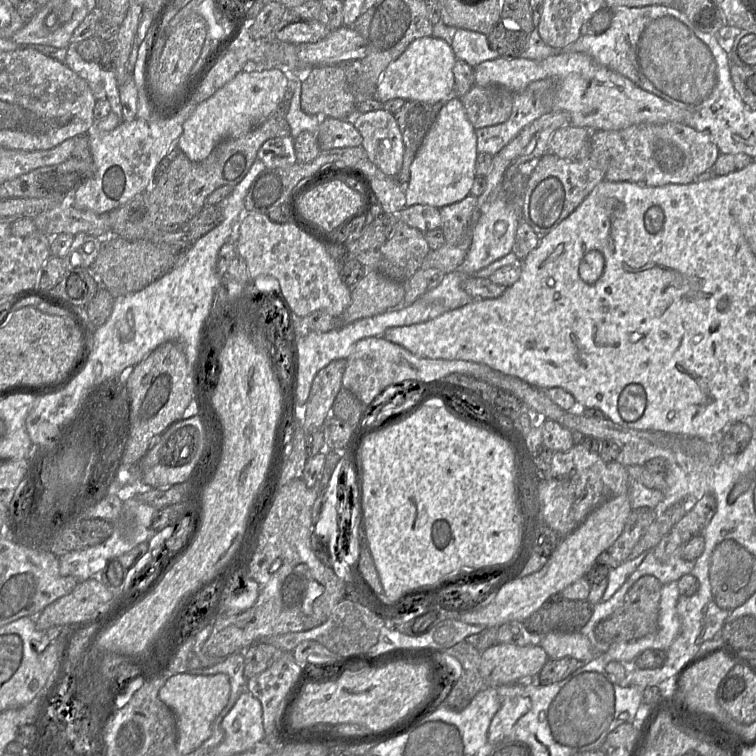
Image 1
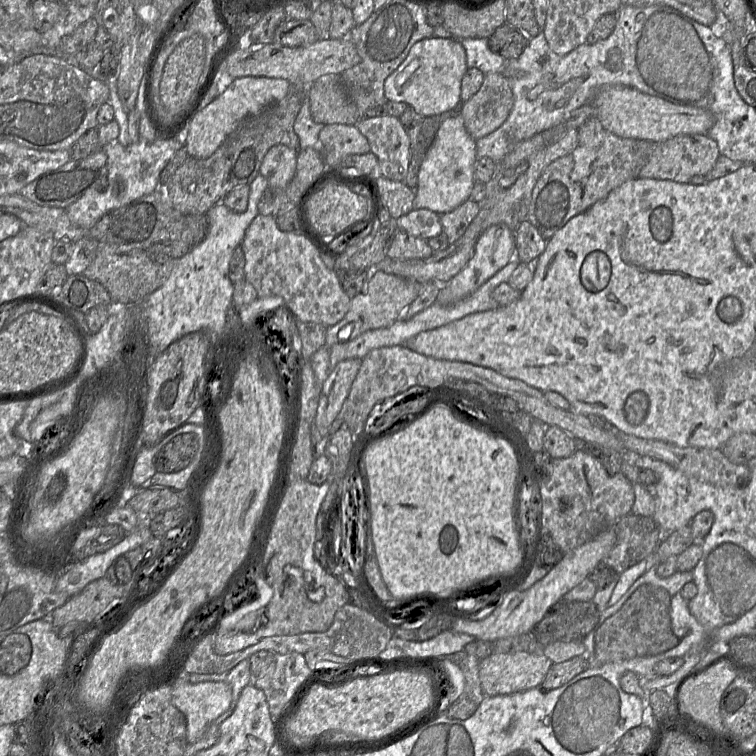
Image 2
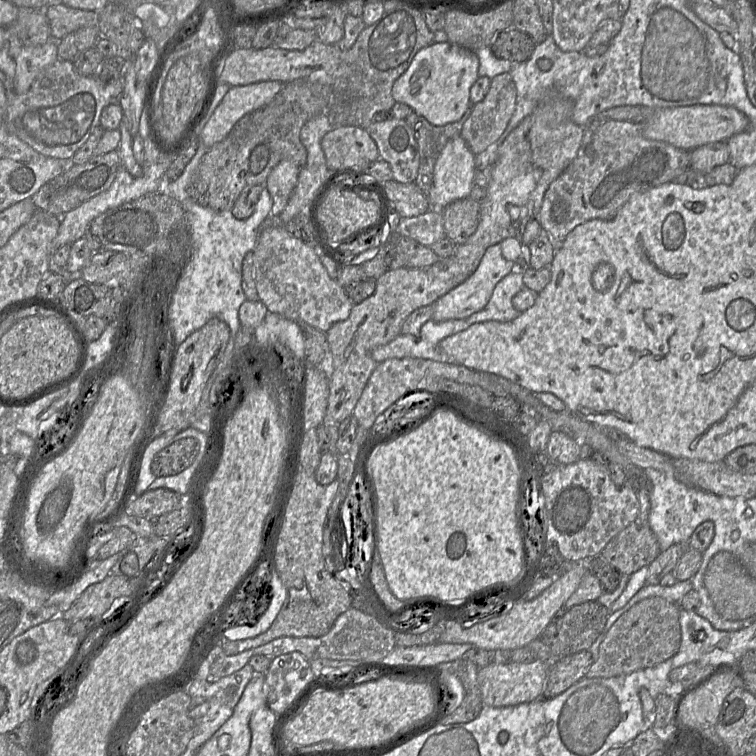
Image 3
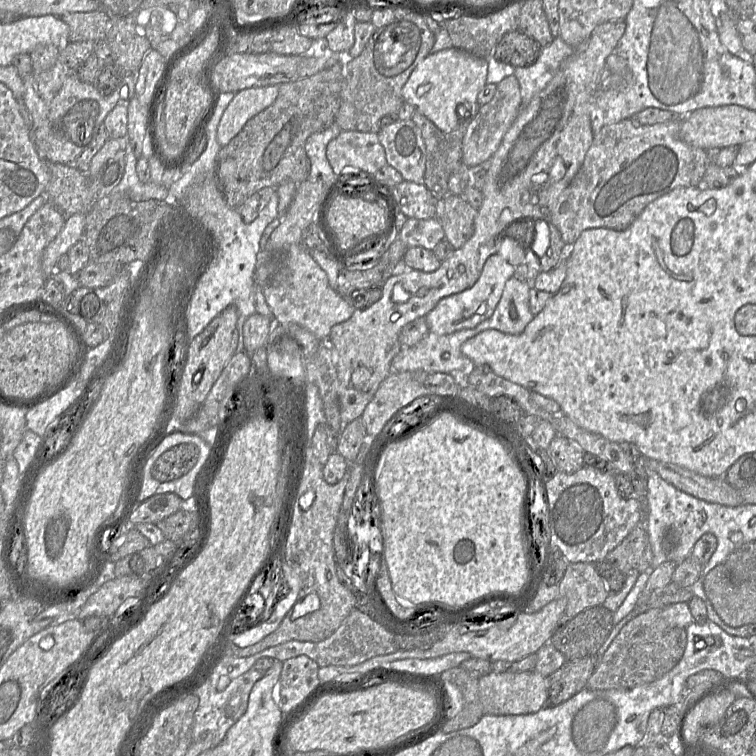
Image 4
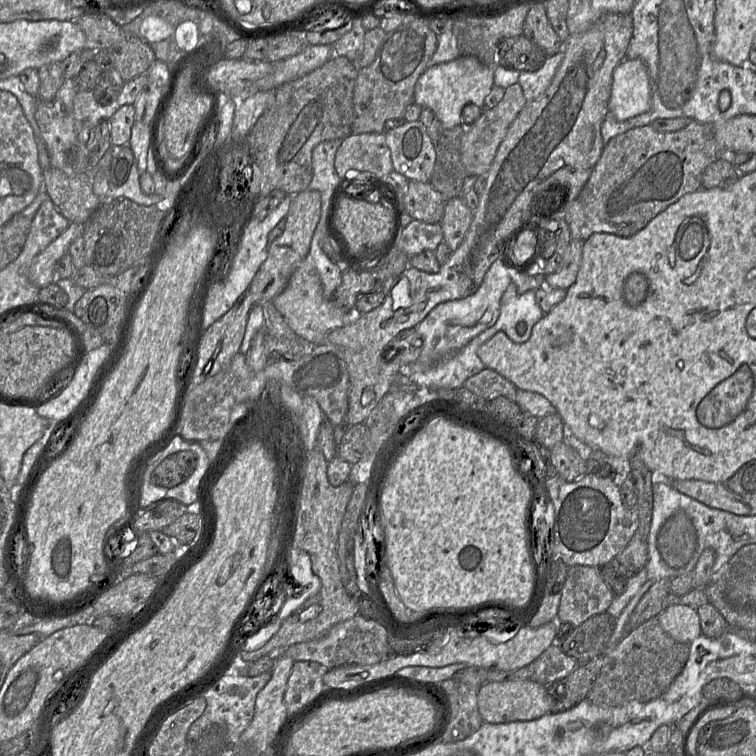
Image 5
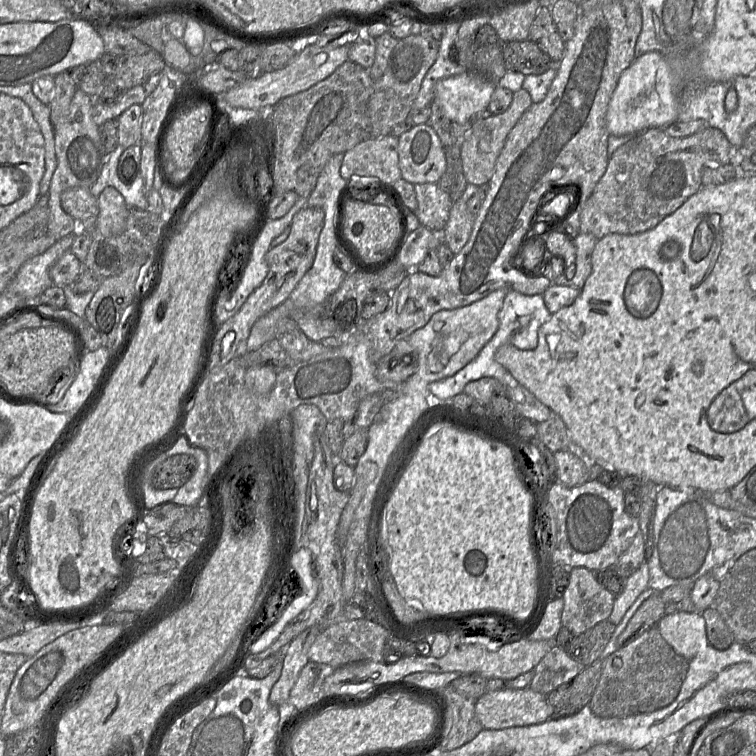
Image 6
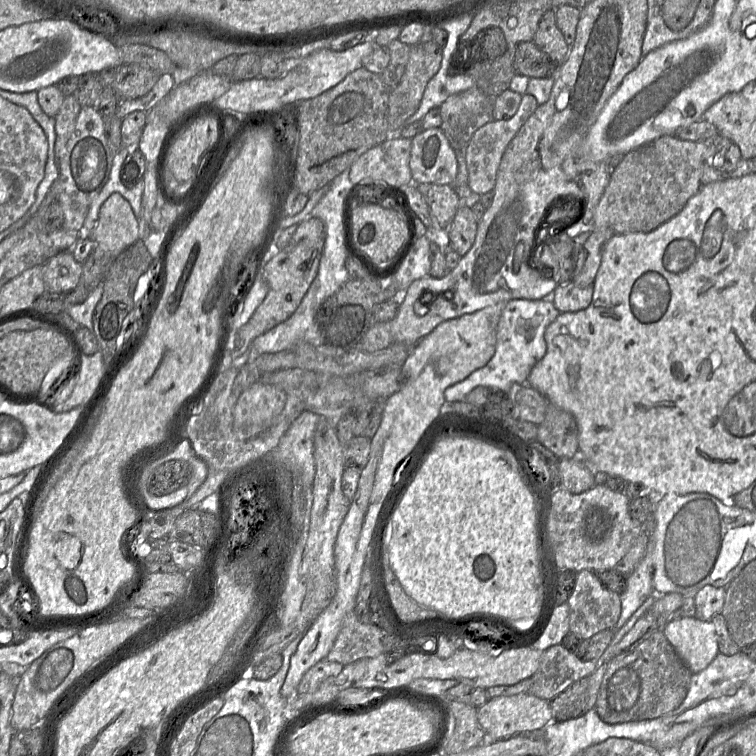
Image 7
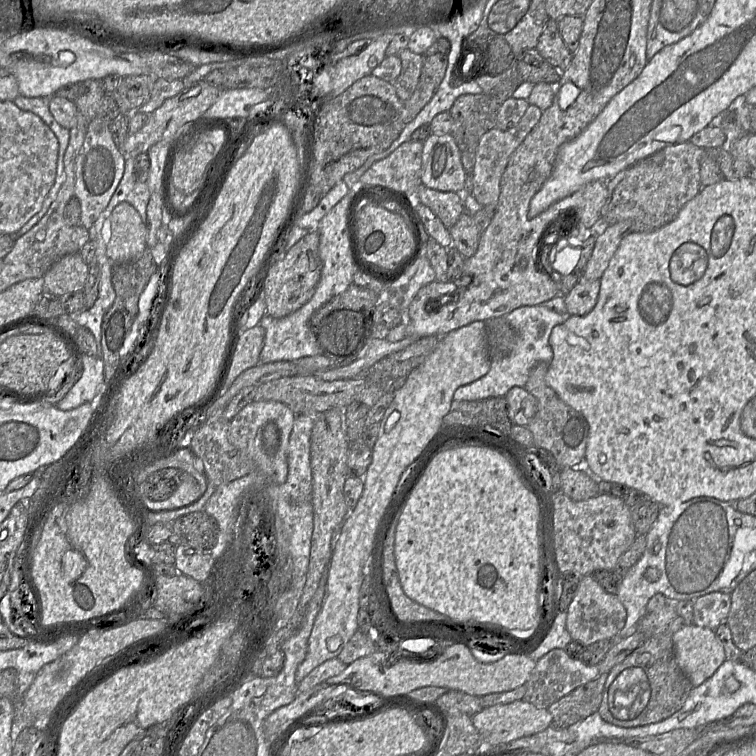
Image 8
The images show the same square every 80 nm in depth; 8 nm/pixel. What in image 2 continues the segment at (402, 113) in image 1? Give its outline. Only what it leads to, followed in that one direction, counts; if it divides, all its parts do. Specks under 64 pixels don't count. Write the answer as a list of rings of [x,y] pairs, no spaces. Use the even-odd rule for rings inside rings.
[[[408,106],[399,117],[410,140],[410,163],[404,183],[414,189],[420,164],[432,145],[441,123],[453,112],[424,117]]]

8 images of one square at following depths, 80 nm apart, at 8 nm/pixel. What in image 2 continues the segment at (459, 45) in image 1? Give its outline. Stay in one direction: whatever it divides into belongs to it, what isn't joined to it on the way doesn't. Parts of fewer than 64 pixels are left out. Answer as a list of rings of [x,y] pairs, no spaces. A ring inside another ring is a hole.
[[[464,38],[460,40],[460,43],[465,50],[468,68],[476,68],[484,75],[504,74],[507,60],[491,51],[487,38]]]

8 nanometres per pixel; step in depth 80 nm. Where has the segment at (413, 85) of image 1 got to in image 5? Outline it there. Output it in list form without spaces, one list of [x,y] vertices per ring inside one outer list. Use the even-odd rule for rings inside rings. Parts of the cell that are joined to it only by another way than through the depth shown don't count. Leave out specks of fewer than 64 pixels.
[[[471,55],[427,67],[415,84],[413,102],[429,108],[445,128],[463,125],[464,114],[469,112],[472,117],[478,109],[482,112],[484,100],[494,86],[494,69]]]

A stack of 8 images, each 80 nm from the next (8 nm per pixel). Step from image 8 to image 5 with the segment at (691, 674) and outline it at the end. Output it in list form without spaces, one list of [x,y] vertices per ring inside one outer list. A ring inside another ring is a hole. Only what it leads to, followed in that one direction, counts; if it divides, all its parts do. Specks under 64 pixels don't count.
[[[687,605],[667,606],[657,618],[663,630],[677,642],[690,645],[702,635],[700,618],[695,608]]]

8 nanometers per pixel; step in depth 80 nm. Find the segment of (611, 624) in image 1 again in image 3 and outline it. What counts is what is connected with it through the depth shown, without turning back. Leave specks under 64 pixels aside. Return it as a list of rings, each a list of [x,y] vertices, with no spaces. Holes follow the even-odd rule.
[[[661,597],[639,601],[621,615],[605,634],[598,658],[586,674],[587,678],[612,678],[654,667],[673,657],[680,649],[680,607]]]

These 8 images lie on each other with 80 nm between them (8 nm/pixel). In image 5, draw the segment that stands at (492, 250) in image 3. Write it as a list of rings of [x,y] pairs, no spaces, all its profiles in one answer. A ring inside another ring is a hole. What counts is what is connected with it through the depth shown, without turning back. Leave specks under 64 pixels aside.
[[[504,257],[495,260],[478,290],[465,298],[440,303],[414,328],[420,334],[423,345],[420,356],[414,363],[435,365],[450,353],[467,345],[474,337],[492,327],[500,313],[501,298],[511,279]]]

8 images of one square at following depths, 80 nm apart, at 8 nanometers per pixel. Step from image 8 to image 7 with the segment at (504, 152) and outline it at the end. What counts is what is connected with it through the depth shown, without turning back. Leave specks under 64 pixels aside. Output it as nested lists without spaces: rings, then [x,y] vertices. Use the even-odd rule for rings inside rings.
[[[525,93],[522,95],[519,108],[513,117],[508,120],[493,119],[473,133],[466,149],[468,185],[472,192],[479,195],[485,195],[493,191],[499,165],[507,146],[528,118],[533,114],[537,106],[538,102],[536,99],[532,95]]]

